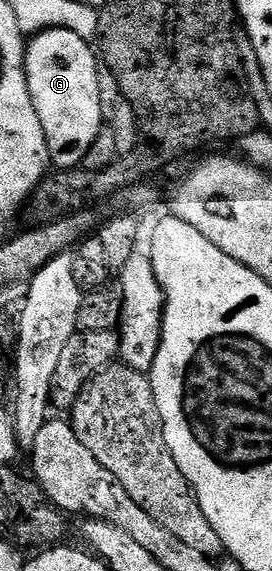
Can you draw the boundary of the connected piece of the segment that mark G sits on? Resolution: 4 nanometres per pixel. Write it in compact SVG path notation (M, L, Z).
M42 30L27 42L24 49L26 83L48 140L49 162L57 170L83 166L84 157L105 124L100 98L101 72L93 46L73 31Z

